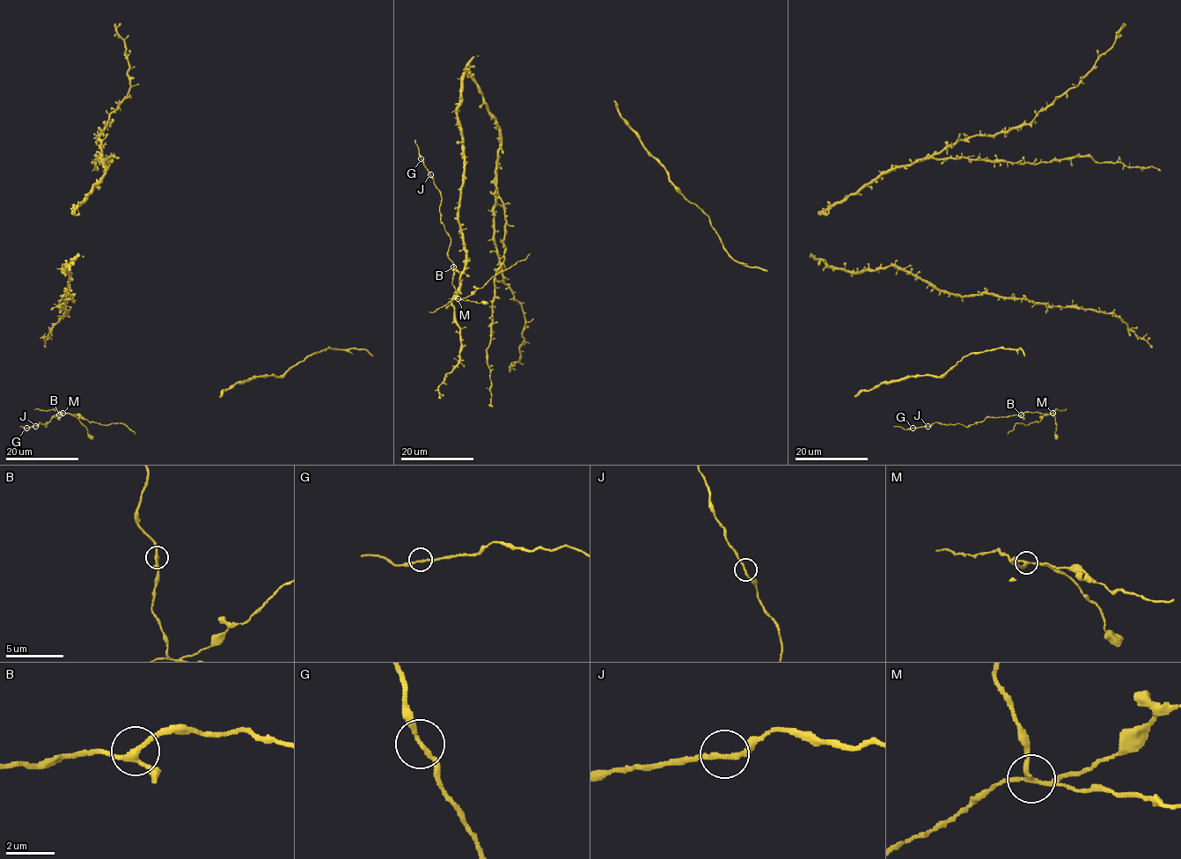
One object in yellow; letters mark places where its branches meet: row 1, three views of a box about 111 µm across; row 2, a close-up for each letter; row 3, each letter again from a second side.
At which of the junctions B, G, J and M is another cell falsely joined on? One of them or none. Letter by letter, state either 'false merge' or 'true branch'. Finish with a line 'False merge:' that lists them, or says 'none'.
B: true branch
G: true branch
J: true branch
M: false merge
False merge: M

